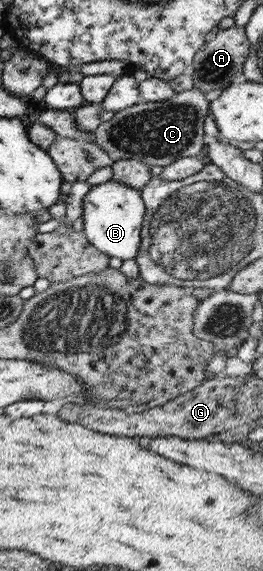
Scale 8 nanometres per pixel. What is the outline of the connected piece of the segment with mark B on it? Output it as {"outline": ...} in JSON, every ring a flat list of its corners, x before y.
{"outline":[[113,179,93,185,81,201,82,233,87,242,108,257,133,259,140,245,140,224,145,209,140,191]]}

